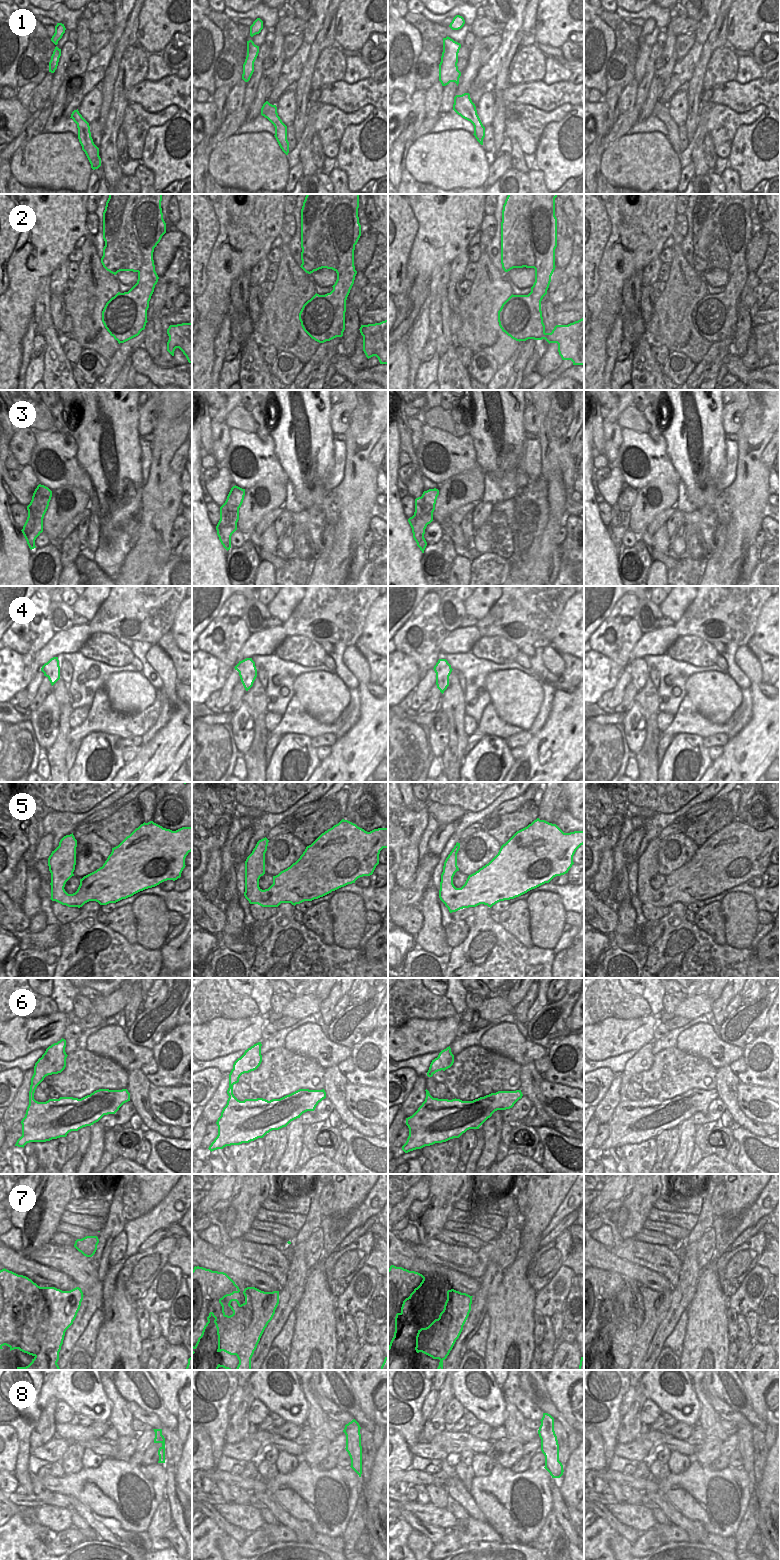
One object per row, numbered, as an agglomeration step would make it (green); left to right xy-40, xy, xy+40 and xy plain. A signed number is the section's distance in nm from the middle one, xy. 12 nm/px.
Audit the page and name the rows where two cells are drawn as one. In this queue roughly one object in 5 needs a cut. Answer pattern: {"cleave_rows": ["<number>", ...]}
{"cleave_rows": ["2", "3", "4", "7", "8"]}

